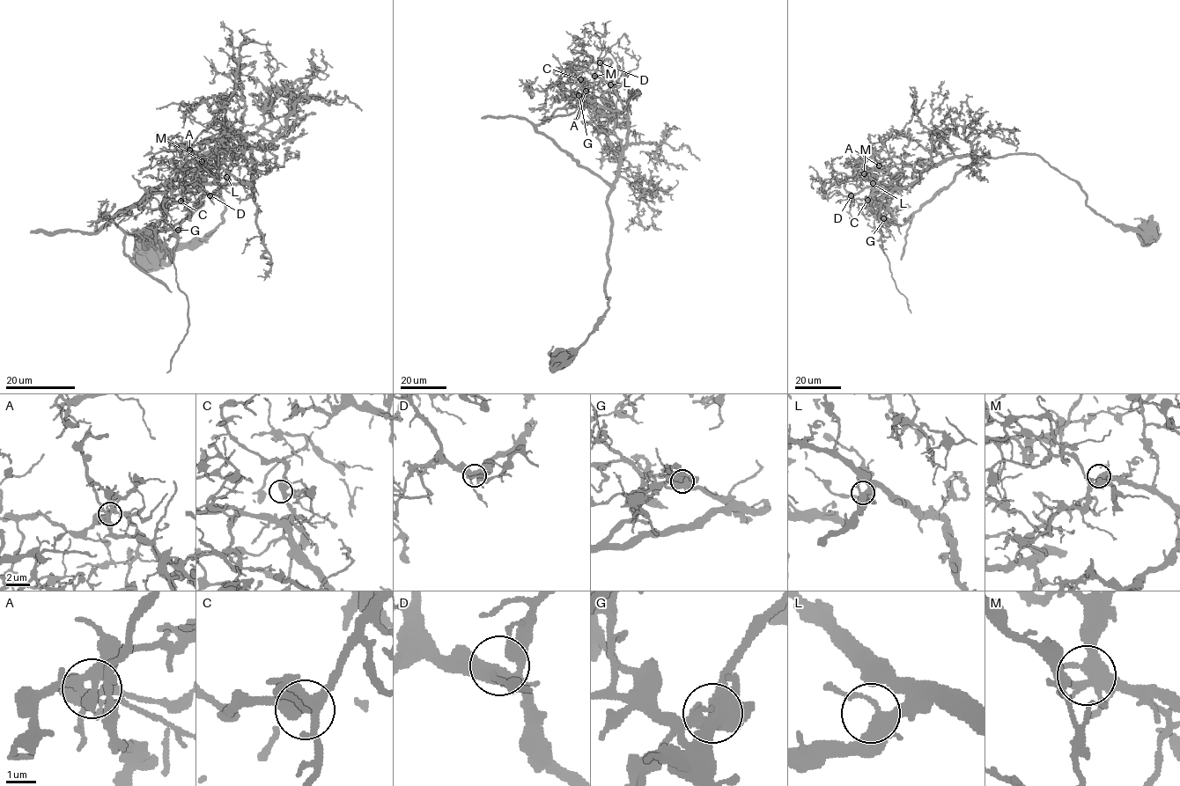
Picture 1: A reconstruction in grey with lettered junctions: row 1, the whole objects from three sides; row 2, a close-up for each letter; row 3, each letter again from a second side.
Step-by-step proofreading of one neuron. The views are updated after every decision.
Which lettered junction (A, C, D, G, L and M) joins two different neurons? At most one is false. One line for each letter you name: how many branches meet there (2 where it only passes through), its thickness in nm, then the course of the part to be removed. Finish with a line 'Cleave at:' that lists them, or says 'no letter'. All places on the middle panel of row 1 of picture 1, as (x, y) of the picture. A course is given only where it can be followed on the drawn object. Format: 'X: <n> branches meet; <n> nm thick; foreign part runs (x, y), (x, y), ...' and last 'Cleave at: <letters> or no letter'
G: 5 branches meet; 600 nm thick; foreign part runs (578, 95), (586, 101), (586, 106), (571, 122)
Cleave at: G

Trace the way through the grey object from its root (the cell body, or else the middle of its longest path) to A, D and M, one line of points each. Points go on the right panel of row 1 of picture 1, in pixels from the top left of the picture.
A: (1146, 230), (1123, 230), (1097, 215), (1074, 180), (1036, 155), (954, 156), (923, 171), (891, 157), (879, 165)
D: (1146, 230), (1108, 222), (1074, 180), (1027, 154), (954, 156), (904, 187), (875, 182), (851, 195)
M: (1146, 230), (1123, 230), (1097, 215), (1074, 180), (1036, 155), (954, 156), (901, 187), (881, 185), (864, 173)

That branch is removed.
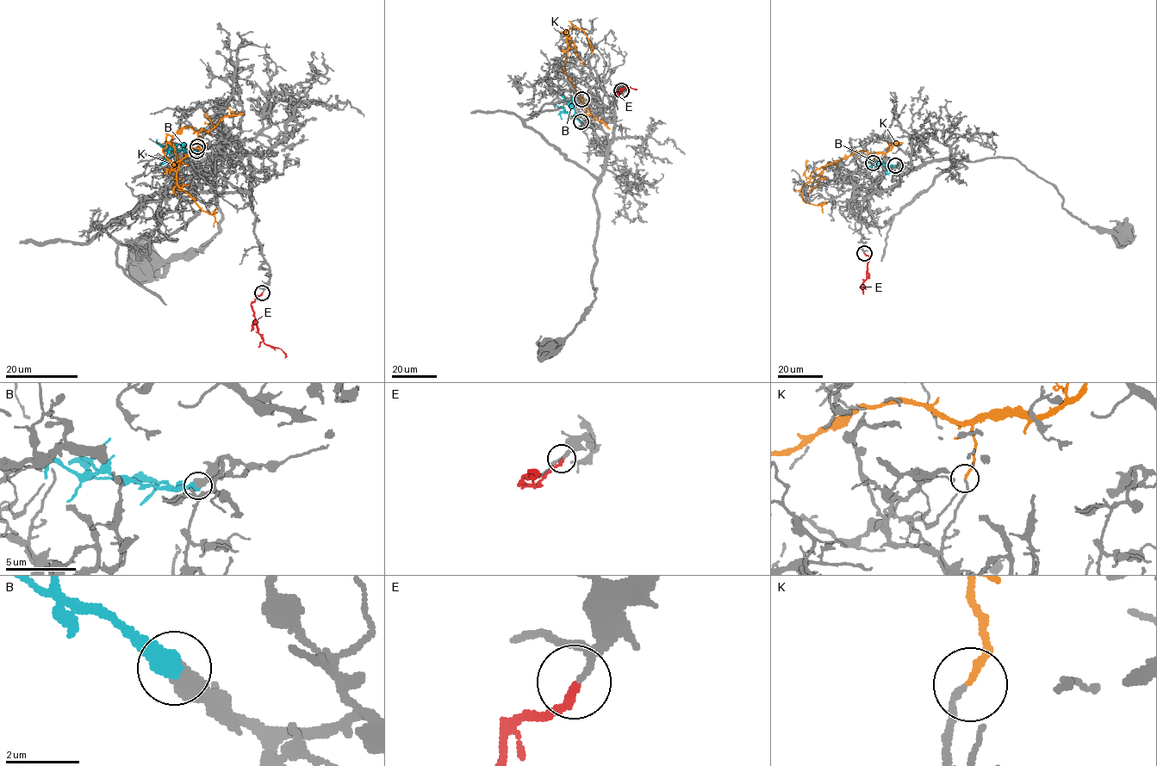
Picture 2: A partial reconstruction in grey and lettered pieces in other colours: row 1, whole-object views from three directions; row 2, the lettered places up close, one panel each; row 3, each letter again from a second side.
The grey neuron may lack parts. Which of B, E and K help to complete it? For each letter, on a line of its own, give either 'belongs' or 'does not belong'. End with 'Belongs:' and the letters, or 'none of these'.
B: belongs
E: belongs
K: does not belong
Belongs: B, E

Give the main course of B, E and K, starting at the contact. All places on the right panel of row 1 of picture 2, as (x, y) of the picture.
B: (895, 166), (874, 162), (869, 169)
E: (865, 253), (868, 256), (868, 262), (867, 278), (860, 287), (863, 293)
K: (873, 163), (873, 155), (863, 151), (853, 152), (811, 177), (799, 192), (803, 200), (821, 205), (823, 213)

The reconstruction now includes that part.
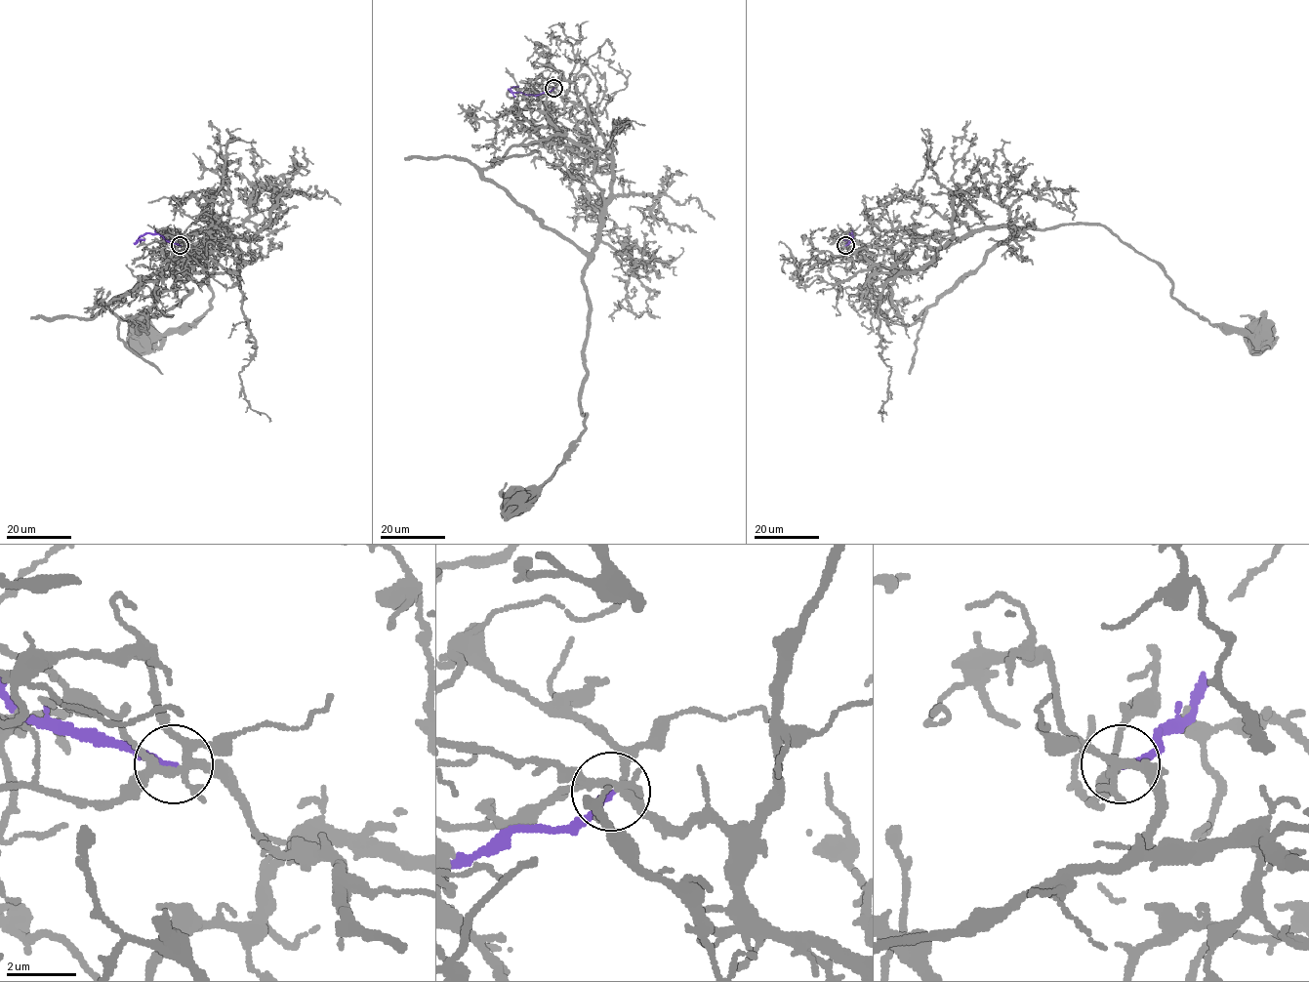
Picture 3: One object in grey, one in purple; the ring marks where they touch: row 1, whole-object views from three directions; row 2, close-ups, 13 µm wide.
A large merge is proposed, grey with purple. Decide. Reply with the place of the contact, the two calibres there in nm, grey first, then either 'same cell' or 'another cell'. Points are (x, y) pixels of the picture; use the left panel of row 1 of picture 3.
(180, 245) | 240/240 nm | another cell

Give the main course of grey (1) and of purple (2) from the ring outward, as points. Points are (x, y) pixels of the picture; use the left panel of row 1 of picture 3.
1: (180, 246), (237, 271), (237, 241), (214, 224), (211, 308), (177, 332), (143, 331)
2: (180, 245), (166, 241), (158, 233), (143, 233), (137, 240), (144, 239)

